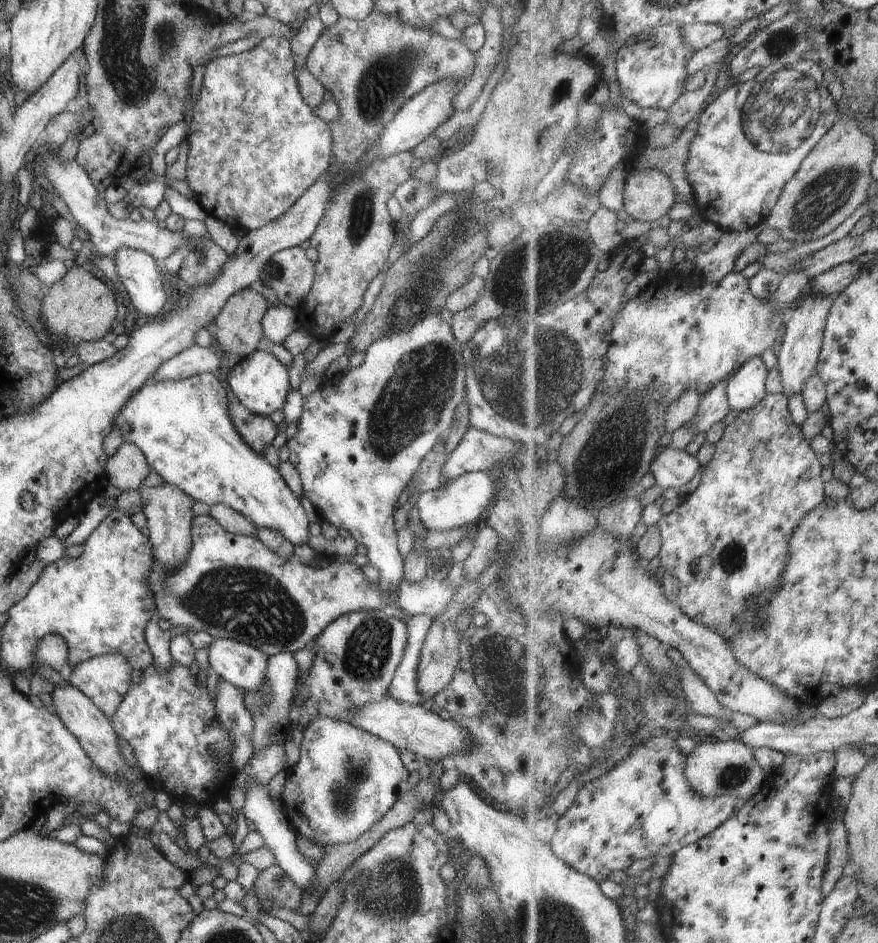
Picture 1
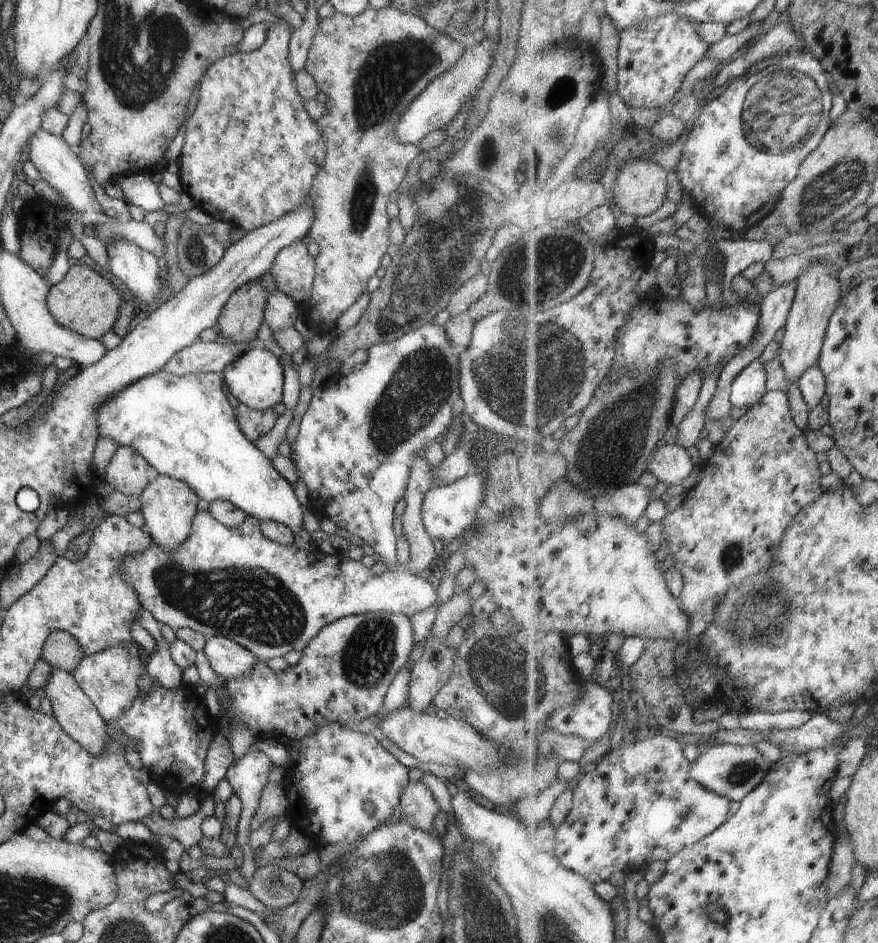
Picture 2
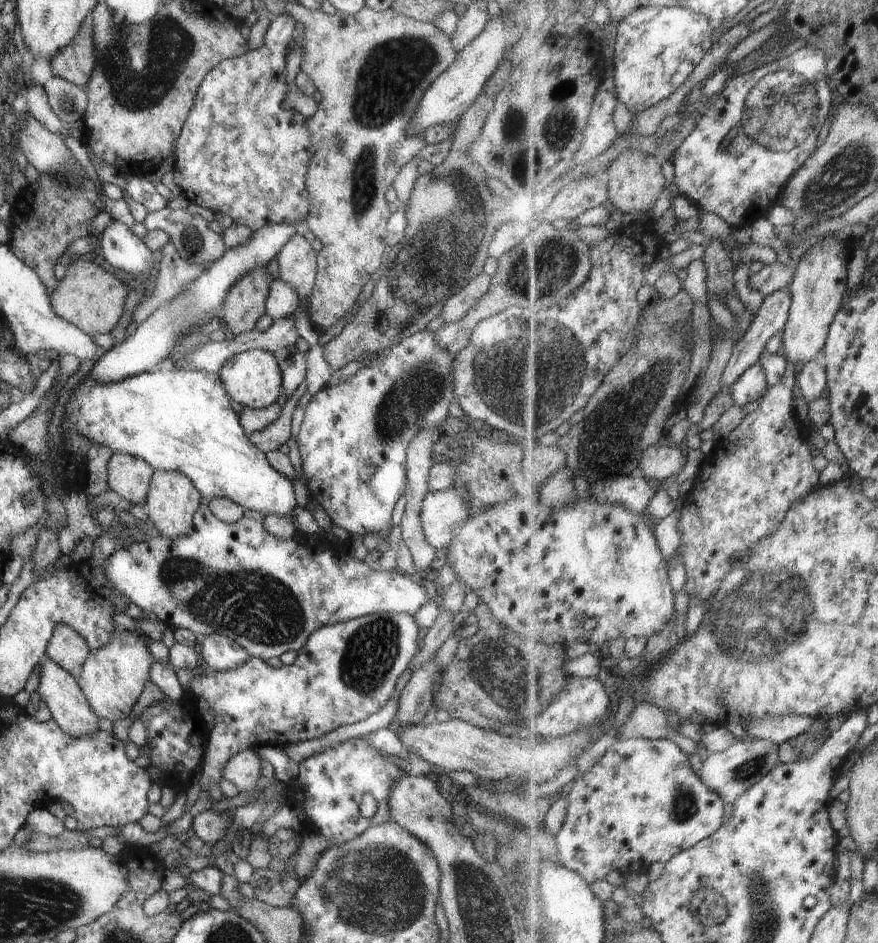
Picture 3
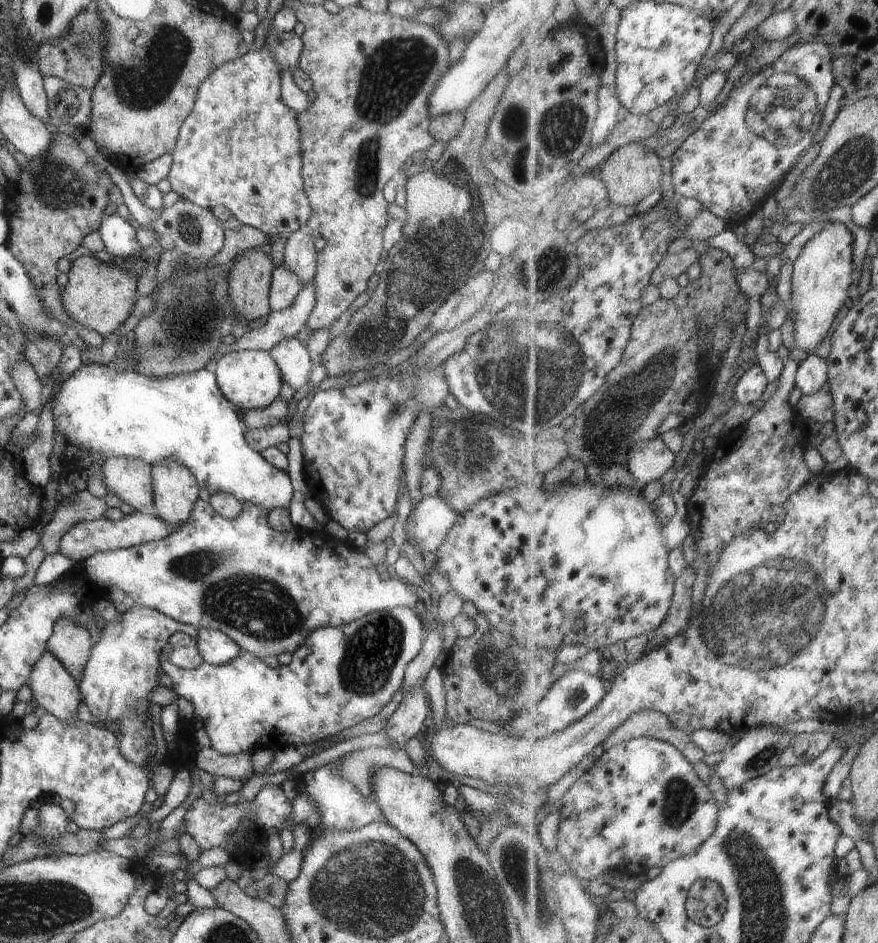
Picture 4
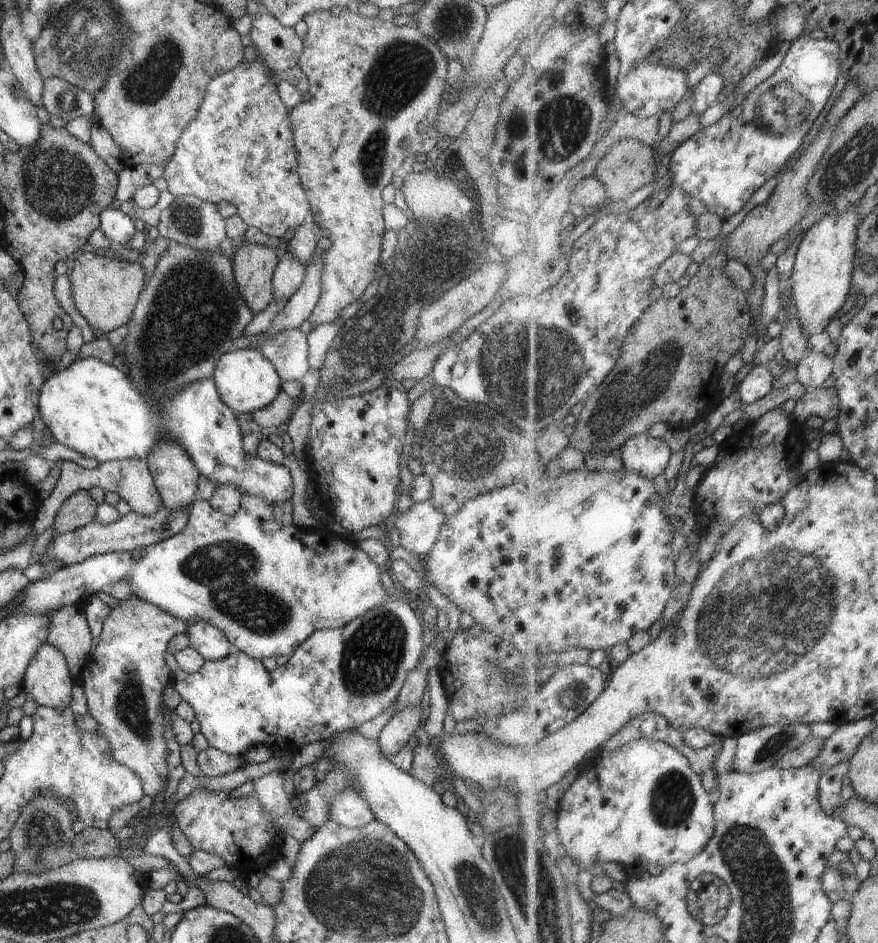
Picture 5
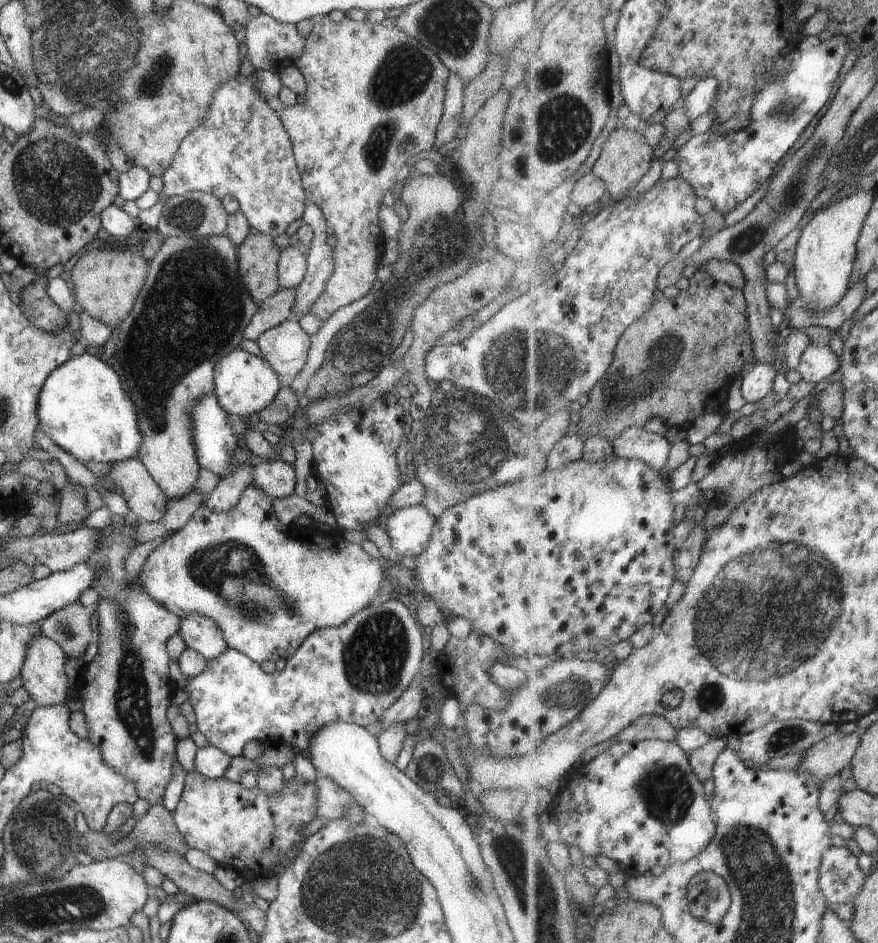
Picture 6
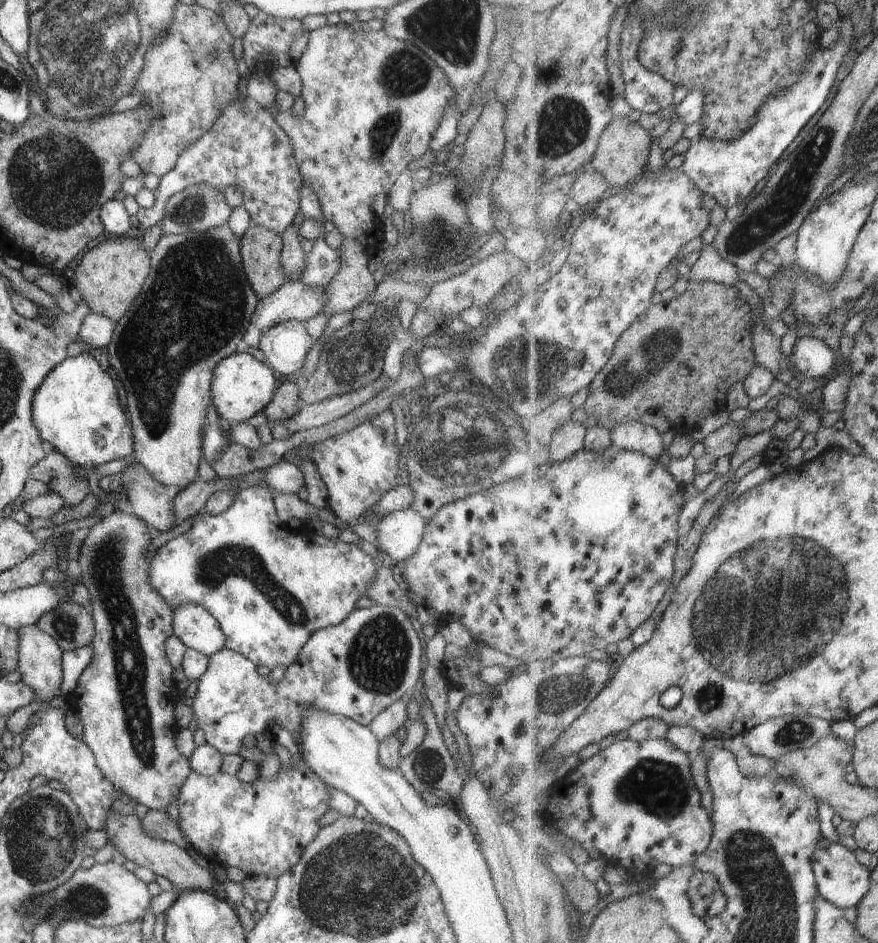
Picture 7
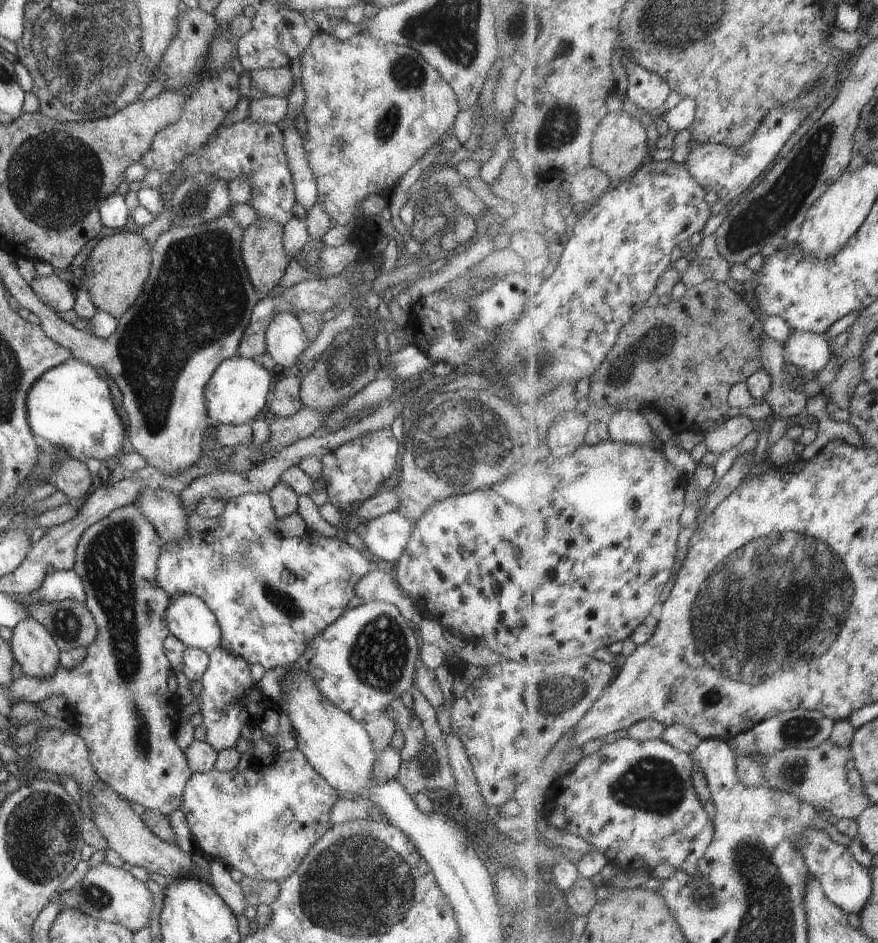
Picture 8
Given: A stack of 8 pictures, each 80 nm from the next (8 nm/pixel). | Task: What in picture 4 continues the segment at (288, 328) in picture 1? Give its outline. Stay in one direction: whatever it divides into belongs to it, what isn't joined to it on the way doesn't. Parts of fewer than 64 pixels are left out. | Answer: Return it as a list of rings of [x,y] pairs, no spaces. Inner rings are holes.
[[[279,264],[272,271],[272,278],[269,286],[268,306],[270,311],[279,312],[291,305],[295,296],[299,294],[302,288],[299,278],[287,270],[285,266]]]

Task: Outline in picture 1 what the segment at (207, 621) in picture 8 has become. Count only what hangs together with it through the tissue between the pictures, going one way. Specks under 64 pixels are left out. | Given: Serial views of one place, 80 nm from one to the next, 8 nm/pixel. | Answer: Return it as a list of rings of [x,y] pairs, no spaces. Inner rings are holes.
[[[214,639],[209,644],[208,659],[216,675],[243,693],[259,690],[266,681],[268,657],[251,646],[230,639]]]

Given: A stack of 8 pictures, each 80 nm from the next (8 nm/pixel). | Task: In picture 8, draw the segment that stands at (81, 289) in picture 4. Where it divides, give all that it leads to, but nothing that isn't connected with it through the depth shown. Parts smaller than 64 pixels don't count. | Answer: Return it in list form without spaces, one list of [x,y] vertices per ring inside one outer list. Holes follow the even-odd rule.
[[[122,230],[101,238],[93,245],[83,265],[83,273],[77,277],[76,282],[85,286],[96,311],[118,319],[129,309],[143,288],[149,273],[152,245],[141,238],[140,234]]]

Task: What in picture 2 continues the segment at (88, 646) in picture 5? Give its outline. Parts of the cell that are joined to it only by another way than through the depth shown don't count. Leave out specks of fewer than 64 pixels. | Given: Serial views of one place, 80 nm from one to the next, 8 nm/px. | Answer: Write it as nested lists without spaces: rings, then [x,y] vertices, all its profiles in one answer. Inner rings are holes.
[[[61,630],[47,634],[43,642],[43,649],[39,654],[39,659],[46,662],[47,665],[67,673],[73,672],[77,662],[83,658],[77,642],[67,632],[61,632]]]

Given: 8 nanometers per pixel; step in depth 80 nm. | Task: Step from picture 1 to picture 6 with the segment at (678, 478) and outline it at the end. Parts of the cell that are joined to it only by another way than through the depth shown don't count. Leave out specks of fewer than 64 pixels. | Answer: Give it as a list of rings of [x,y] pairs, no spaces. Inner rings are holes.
[[[629,428],[613,442],[614,452],[625,460],[641,460],[653,470],[666,468],[671,453],[671,444],[664,436],[645,432],[643,428]]]

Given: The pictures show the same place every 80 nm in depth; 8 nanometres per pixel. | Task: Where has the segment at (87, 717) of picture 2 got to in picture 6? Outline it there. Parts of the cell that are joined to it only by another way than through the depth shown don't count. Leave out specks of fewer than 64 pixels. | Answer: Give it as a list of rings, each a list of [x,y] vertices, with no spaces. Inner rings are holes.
[[[45,636],[27,644],[21,668],[22,688],[37,707],[64,704],[68,697],[65,657],[59,646]]]

